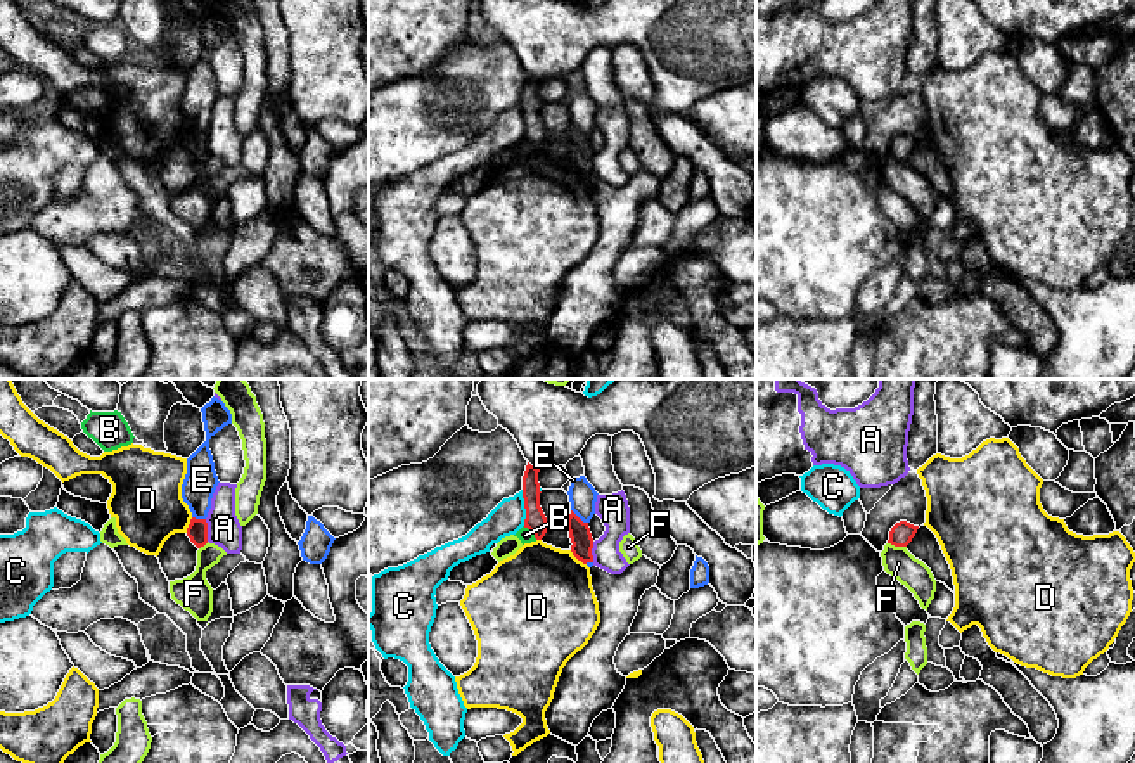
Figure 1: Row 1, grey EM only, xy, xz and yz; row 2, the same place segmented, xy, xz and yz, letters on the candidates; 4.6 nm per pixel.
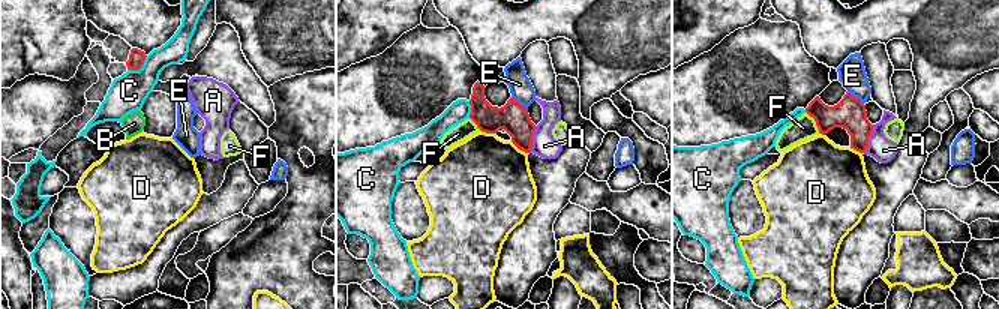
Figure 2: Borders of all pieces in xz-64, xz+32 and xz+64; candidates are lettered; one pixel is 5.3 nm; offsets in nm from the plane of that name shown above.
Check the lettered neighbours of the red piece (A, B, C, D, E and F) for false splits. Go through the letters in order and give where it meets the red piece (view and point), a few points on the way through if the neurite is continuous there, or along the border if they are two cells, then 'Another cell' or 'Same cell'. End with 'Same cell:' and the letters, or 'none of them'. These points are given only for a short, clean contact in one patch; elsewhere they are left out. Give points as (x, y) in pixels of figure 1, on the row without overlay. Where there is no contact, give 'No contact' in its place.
A: Touches red at xy (206, 142). Another cell
B: Touches red at xz (530, 142). Boundary: xz (523, 139), (537, 151). Another cell
C: Touches red at xz (525, 120). Another cell
D: Touches red at xz (578, 172). Boundary: xz (570, 163), (585, 177). Another cell
E: Touches red at xz (578, 130). Boundary: xz (571, 121), (587, 135). Another cell
F: Touches red at yz (897, 158). Another cell
Same cell: none of them

